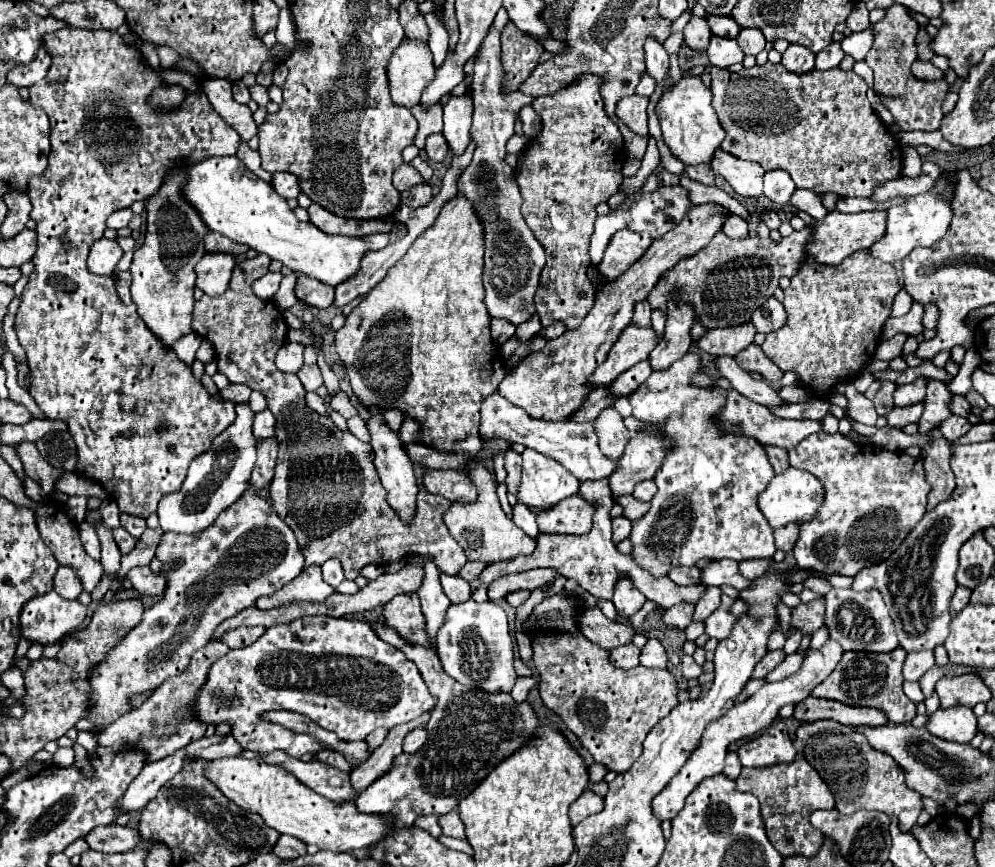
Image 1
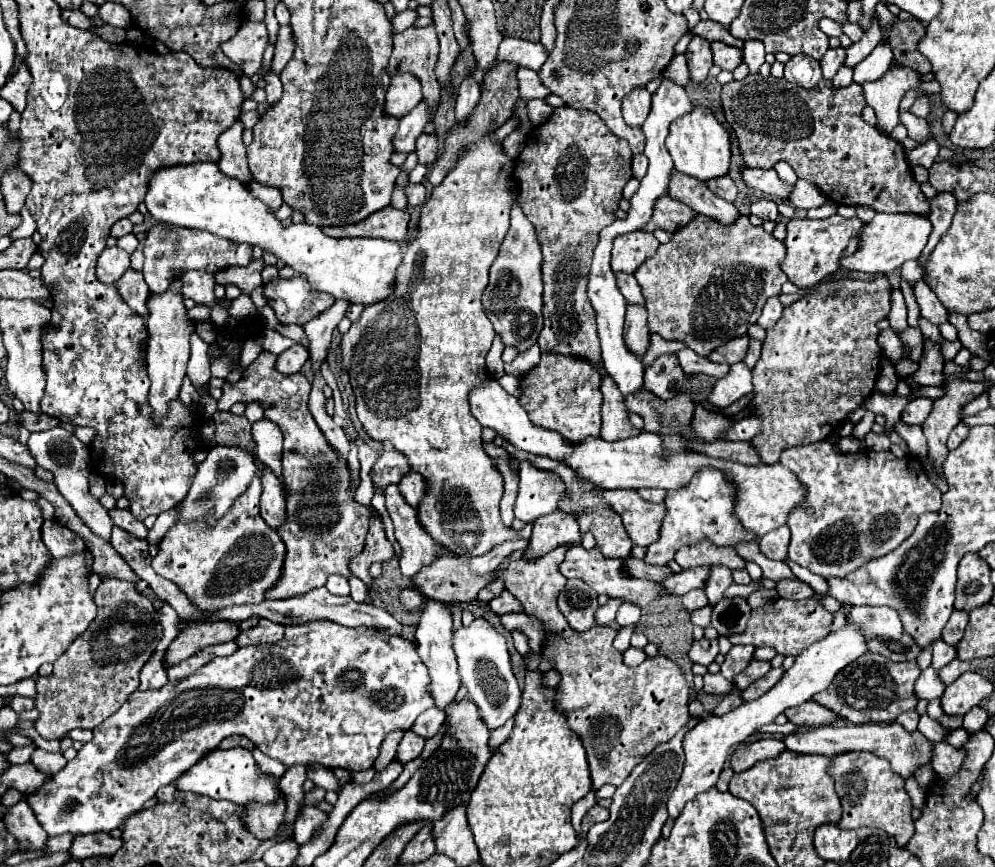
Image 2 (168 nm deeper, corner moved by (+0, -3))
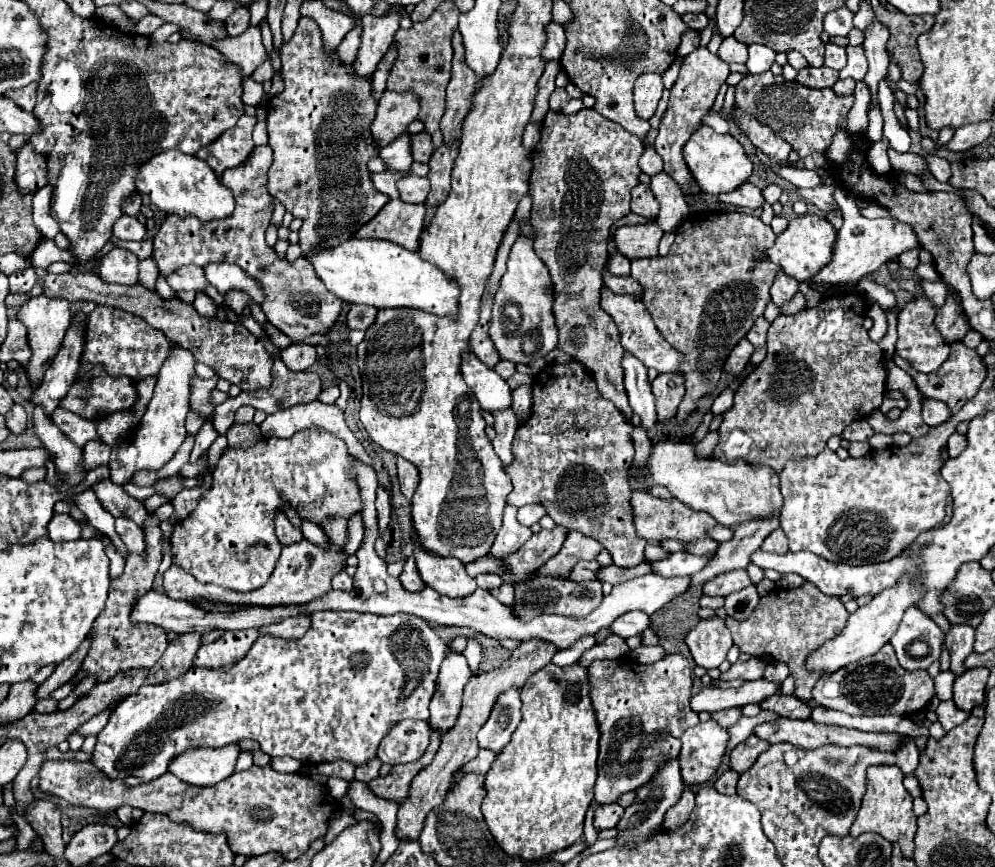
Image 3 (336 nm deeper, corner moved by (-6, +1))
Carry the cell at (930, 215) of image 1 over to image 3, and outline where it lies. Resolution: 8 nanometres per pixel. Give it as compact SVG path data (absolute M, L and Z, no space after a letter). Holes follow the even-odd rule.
M837 187L835 189L835 201L843 211L843 227L837 233L837 241L833 245L833 259L813 277L813 283L845 283L845 281L857 281L863 275L869 275L877 271L881 265L889 263L891 259L899 257L905 251L919 249L917 233L911 229L911 225L895 221L891 217L883 219L865 219L859 215L857 203L853 199L847 199L847 191Z

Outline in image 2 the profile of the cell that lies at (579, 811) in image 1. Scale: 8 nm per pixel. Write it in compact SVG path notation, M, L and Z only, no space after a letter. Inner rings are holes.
M601 805L591 807L591 809L587 811L585 819L583 819L583 835L589 831L589 827L591 827L593 823L601 823L601 821L607 821L607 819L609 819L609 811L607 811L607 809L603 809Z

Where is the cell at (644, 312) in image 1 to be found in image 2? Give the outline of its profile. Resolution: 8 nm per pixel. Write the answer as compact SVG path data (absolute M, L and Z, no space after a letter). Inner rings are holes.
M615 273L617 277L617 287L623 293L623 297L627 299L627 303L635 303L635 305L643 305L643 297L641 297L641 287L637 285L633 275L627 273Z

